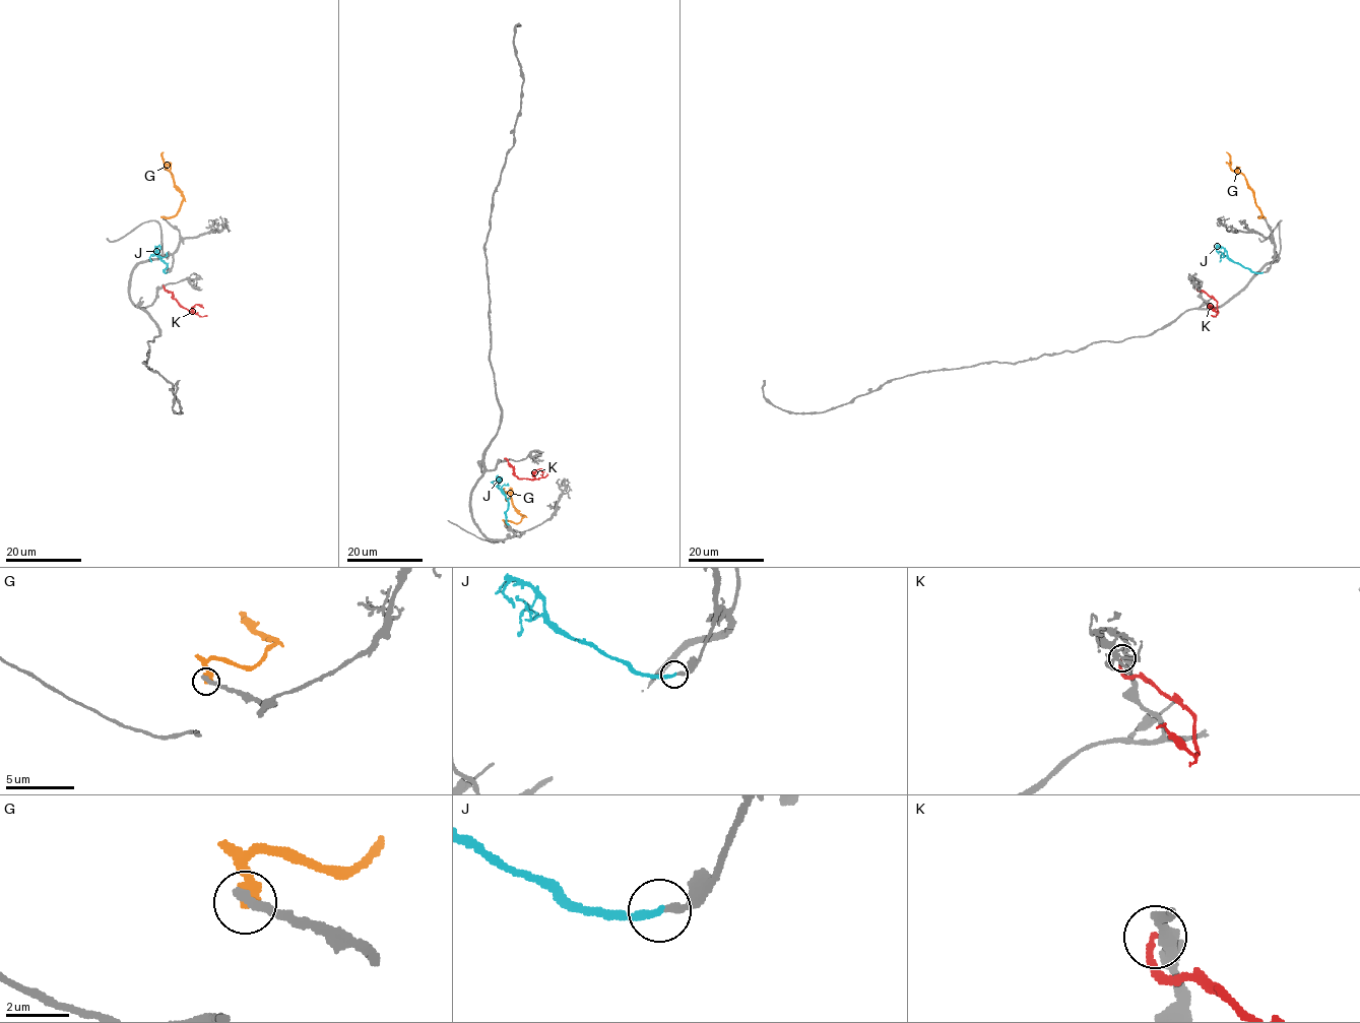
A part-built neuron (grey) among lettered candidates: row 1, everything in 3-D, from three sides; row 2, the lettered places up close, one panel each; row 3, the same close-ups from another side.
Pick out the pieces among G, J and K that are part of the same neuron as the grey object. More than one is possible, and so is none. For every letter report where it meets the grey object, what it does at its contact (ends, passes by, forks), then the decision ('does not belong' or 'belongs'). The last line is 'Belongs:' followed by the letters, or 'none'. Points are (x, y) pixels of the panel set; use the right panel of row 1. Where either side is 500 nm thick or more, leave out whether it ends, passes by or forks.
G: meets grey at (1266, 218); it ends there; does not belong
J: meets grey at (1263, 272); it ends there; belongs
K: meets grey at (1197, 285); it ends there; does not belong
Belongs: J

